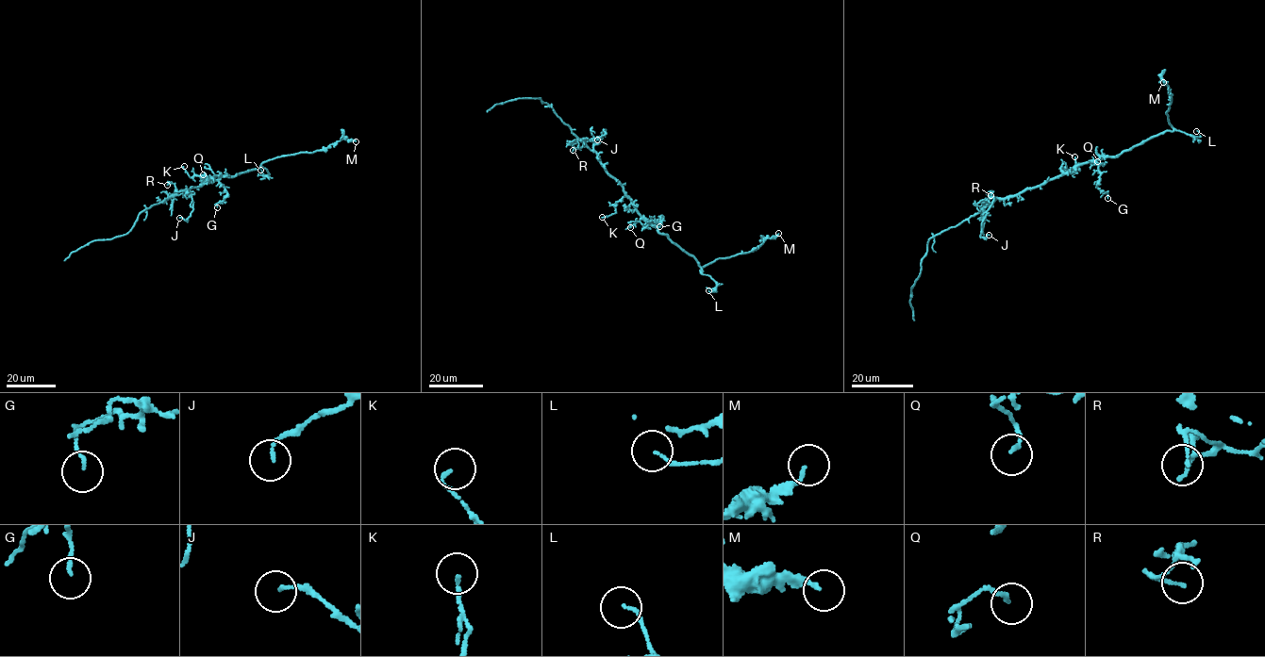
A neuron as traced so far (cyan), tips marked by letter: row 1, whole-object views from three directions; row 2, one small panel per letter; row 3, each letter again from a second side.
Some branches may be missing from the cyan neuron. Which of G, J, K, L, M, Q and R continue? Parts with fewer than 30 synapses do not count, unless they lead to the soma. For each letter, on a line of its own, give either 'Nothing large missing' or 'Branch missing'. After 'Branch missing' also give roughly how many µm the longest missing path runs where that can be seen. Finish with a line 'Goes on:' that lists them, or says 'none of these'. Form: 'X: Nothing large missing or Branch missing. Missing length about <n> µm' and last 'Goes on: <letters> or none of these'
G: Nothing large missing
J: Nothing large missing
K: Nothing large missing
L: Nothing large missing
M: Nothing large missing
Q: Nothing large missing
R: Nothing large missing
Goes on: none of these

